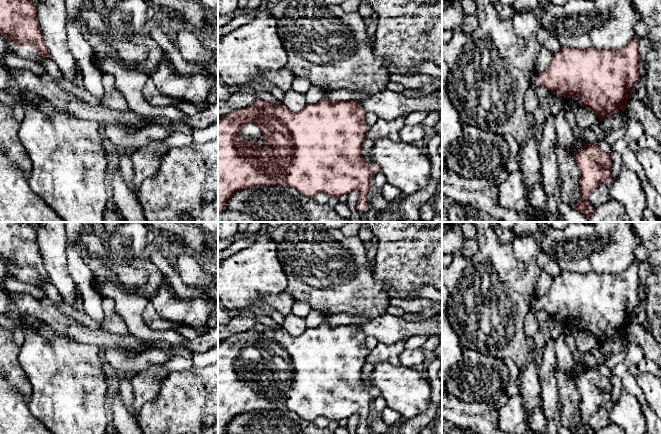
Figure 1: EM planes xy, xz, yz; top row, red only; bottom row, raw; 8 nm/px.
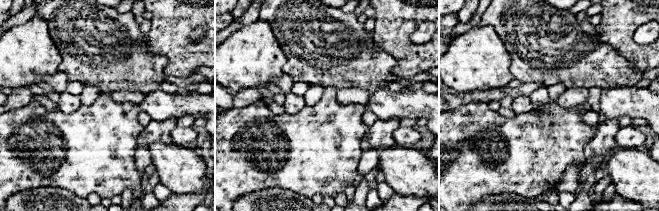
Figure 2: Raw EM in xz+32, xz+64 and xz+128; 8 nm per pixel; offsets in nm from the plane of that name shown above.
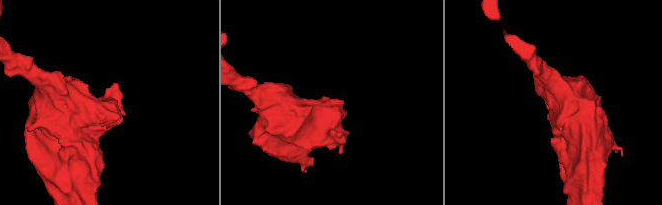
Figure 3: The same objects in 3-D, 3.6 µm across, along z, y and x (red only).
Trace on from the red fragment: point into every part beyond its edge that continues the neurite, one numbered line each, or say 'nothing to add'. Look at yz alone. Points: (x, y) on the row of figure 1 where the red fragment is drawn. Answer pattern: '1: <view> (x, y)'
1: yz (531, 101)
2: yz (571, 101)

